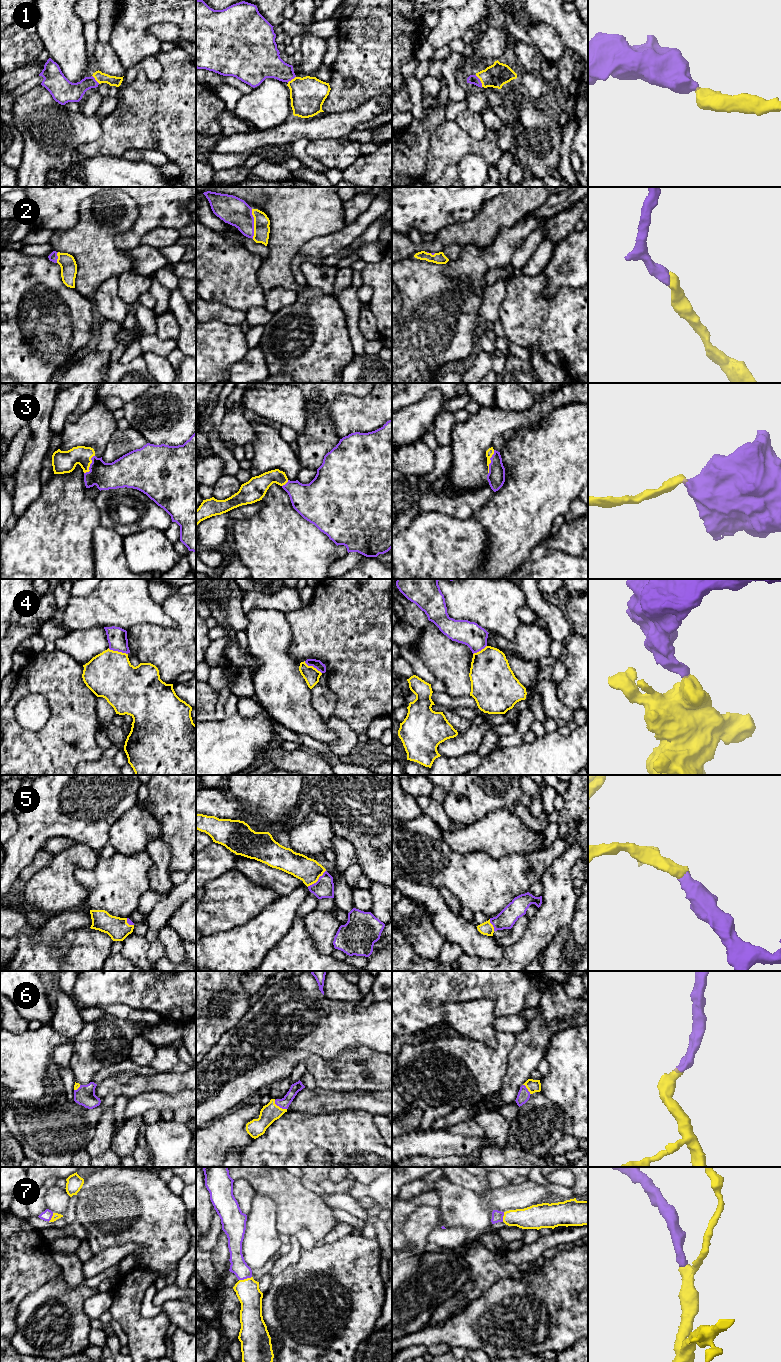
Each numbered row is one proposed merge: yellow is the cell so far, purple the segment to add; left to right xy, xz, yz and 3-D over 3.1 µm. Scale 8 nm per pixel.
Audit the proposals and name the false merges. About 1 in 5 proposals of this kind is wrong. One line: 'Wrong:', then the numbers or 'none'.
Wrong: 4

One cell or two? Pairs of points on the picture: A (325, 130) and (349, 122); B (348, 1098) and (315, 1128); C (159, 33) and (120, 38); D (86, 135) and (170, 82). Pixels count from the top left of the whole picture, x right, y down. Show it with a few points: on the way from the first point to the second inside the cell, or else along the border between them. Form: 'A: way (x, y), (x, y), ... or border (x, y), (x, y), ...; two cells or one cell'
A: way (331, 126), (343, 123); one cell
B: border (356, 1109), (310, 1115); two cells
C: border (172, 23), (154, 23), (147, 32); two cells
D: border (102, 120), (101, 134), (96, 139), (84, 143); two cells

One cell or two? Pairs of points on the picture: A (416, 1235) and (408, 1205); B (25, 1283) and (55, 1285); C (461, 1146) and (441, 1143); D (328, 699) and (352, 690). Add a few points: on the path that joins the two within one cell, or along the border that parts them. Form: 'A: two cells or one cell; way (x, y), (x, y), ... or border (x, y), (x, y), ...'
A: two cells; border (431, 1205), (419, 1205), (408, 1217), (404, 1237)
B: two cells; border (61, 1273), (24, 1297)
C: one cell; way (456, 1145), (446, 1144)
D: two cells; border (328, 686), (336, 697), (336, 707), (333, 714)

